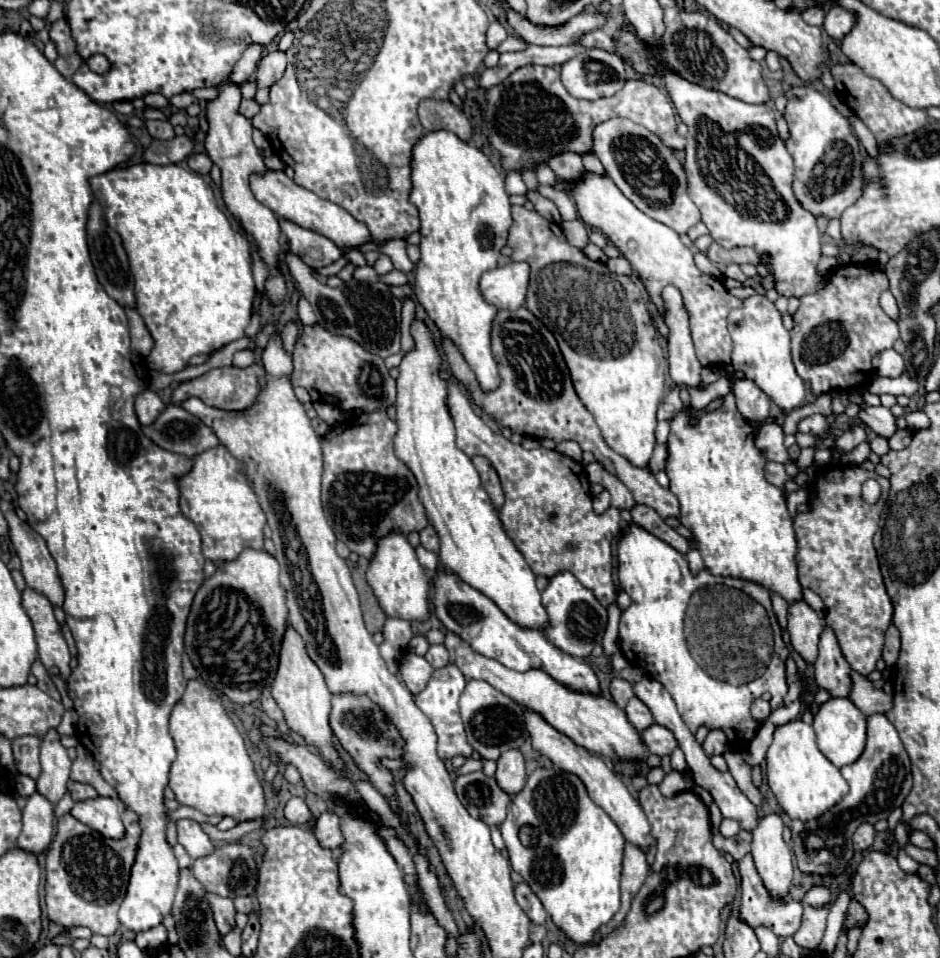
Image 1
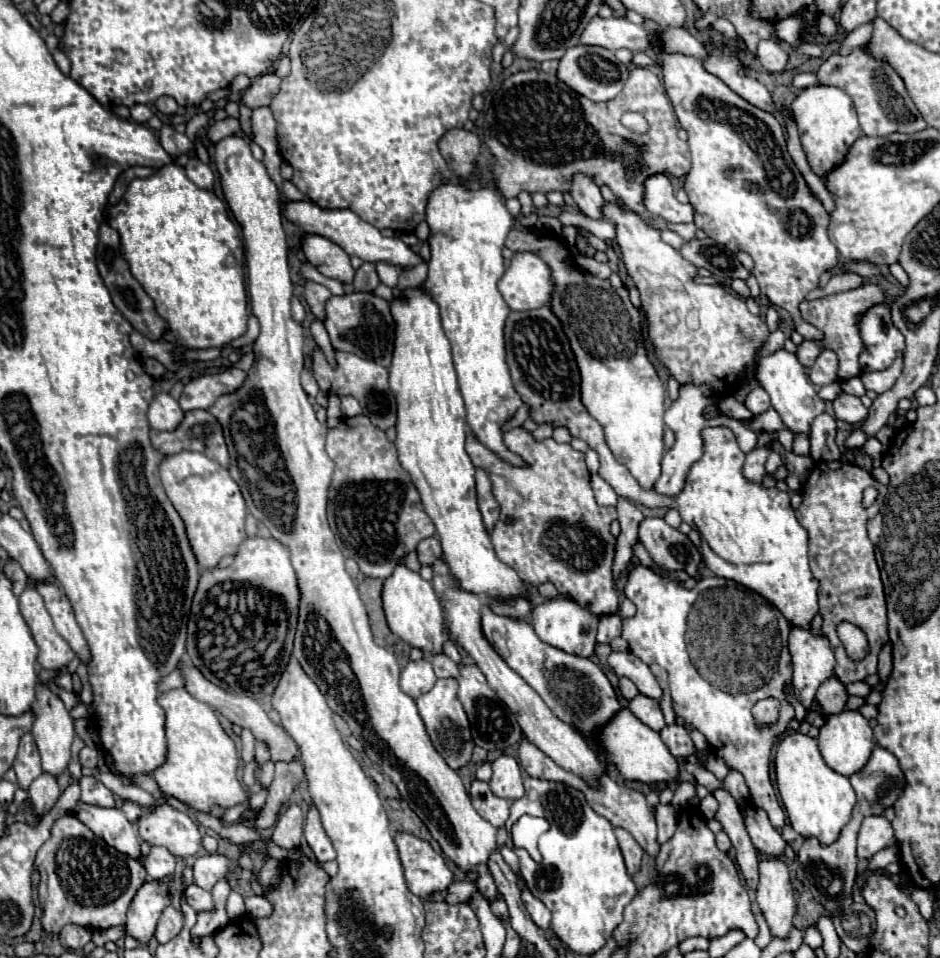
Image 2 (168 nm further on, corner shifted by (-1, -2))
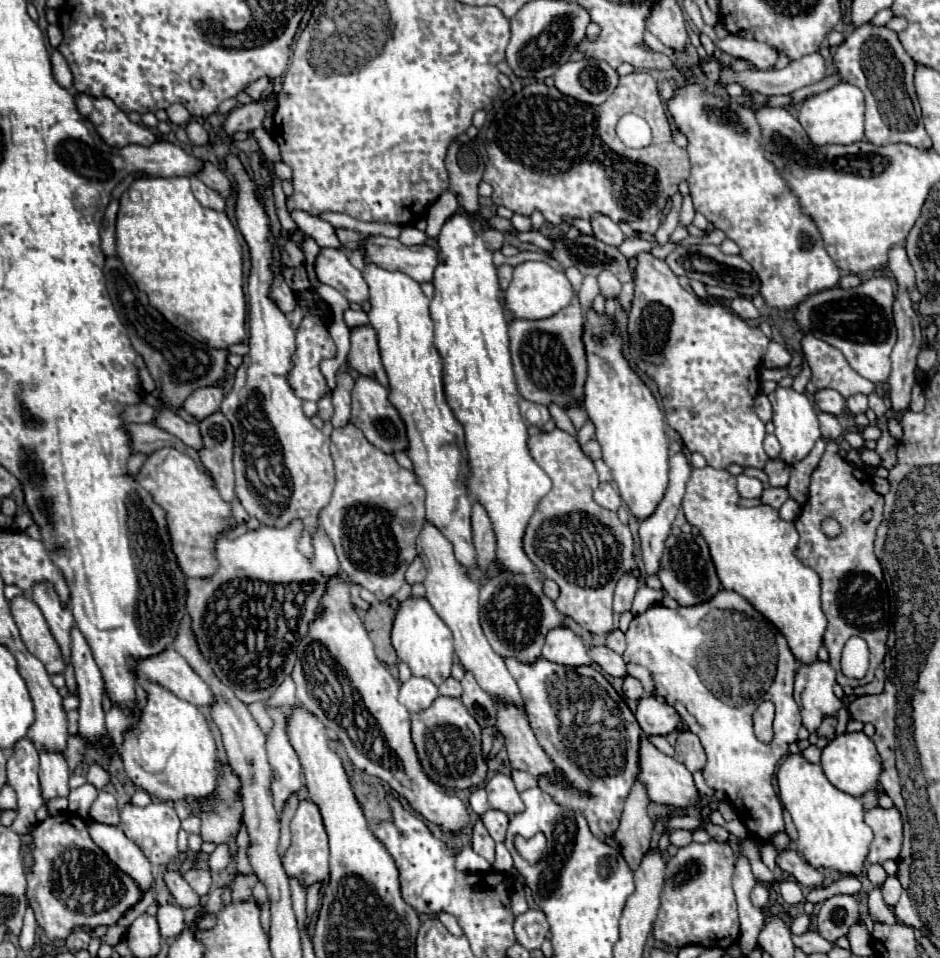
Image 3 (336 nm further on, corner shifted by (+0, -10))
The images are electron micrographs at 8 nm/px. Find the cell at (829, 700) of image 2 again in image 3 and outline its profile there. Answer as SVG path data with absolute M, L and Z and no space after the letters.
M824 716L820 728L818 728L818 736L826 736L826 738L834 738L834 728L836 728L838 720L836 716Z

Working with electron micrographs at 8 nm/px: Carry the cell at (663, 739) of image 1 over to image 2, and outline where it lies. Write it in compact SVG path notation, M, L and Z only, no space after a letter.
M673 724L673 726L665 726L659 734L673 756L693 756L695 754L695 746L693 746L693 740L687 728Z

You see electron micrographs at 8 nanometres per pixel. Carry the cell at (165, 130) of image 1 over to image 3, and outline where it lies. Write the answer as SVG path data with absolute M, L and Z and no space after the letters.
M202 162L202 168L200 168L200 172L196 172L196 178L202 180L206 186L214 188L216 192L220 192L222 196L226 196L230 192L230 180L212 162Z

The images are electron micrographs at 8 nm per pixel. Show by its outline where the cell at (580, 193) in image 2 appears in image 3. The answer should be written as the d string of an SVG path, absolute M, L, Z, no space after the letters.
M596 212L596 216L590 216L590 224L592 224L594 236L596 236L598 240L602 240L604 244L618 246L618 244L624 242L624 234L622 234L622 230L620 230L618 224L612 222L608 216Z

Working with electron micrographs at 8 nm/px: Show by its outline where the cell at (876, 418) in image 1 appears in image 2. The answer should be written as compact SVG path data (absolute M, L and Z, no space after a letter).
M841 392L833 400L833 410L839 420L851 422L851 424L859 424L863 422L863 418L867 418L867 408L863 406L863 402L857 396L851 396L845 392Z

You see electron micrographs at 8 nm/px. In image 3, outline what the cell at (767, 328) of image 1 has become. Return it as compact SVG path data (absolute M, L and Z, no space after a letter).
M778 386L772 394L768 394L772 408L774 408L774 434L782 446L780 452L780 460L784 460L786 464L798 462L804 456L808 456L808 452L814 448L816 440L820 438L820 426L818 426L818 414L816 414L816 406L812 404L812 400L806 394L796 392L794 388L782 388Z

